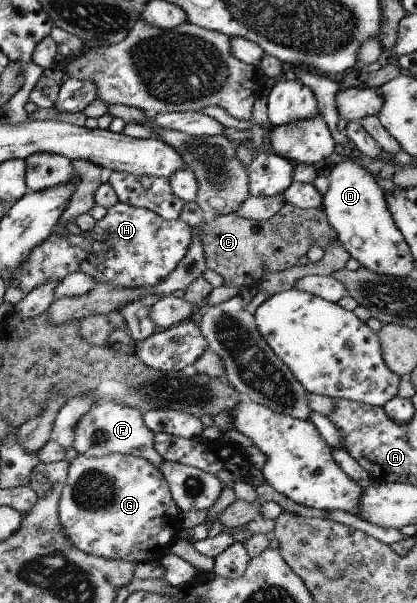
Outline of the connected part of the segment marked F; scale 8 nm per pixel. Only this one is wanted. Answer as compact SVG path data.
M112 400L94 404L76 422L72 448L78 452L78 455L84 455L88 458L100 458L101 456L110 455L143 458L158 470L158 466L162 464L163 460L154 448L154 434L144 426L142 415L135 408L112 402Z

